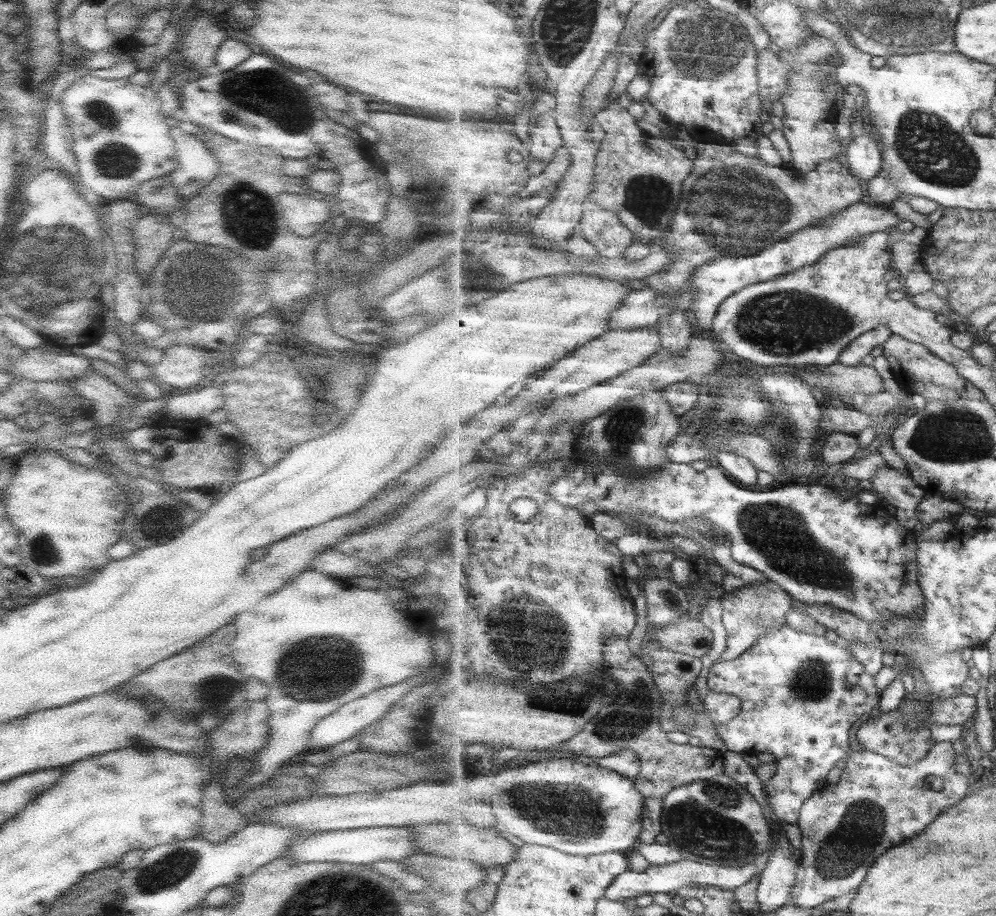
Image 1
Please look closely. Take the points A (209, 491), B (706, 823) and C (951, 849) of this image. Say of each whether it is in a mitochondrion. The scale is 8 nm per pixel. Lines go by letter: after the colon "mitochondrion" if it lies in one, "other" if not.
A: other
B: mitochondrion
C: other

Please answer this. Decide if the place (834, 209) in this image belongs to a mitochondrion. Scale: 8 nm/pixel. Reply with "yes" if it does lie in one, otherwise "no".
no

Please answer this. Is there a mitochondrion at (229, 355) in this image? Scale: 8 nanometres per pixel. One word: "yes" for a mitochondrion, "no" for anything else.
no

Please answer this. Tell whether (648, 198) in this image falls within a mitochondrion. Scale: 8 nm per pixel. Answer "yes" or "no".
yes

